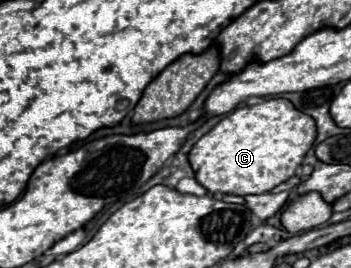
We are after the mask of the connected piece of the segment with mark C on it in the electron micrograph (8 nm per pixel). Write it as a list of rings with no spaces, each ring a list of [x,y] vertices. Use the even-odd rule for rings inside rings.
[[[273,98],[255,106],[235,108],[233,114],[223,118],[213,130],[209,130],[189,152],[189,164],[195,172],[197,182],[211,194],[265,194],[271,192],[281,182],[295,176],[297,168],[303,164],[307,150],[313,146],[317,138],[315,120],[303,112],[299,112],[289,100]]]

